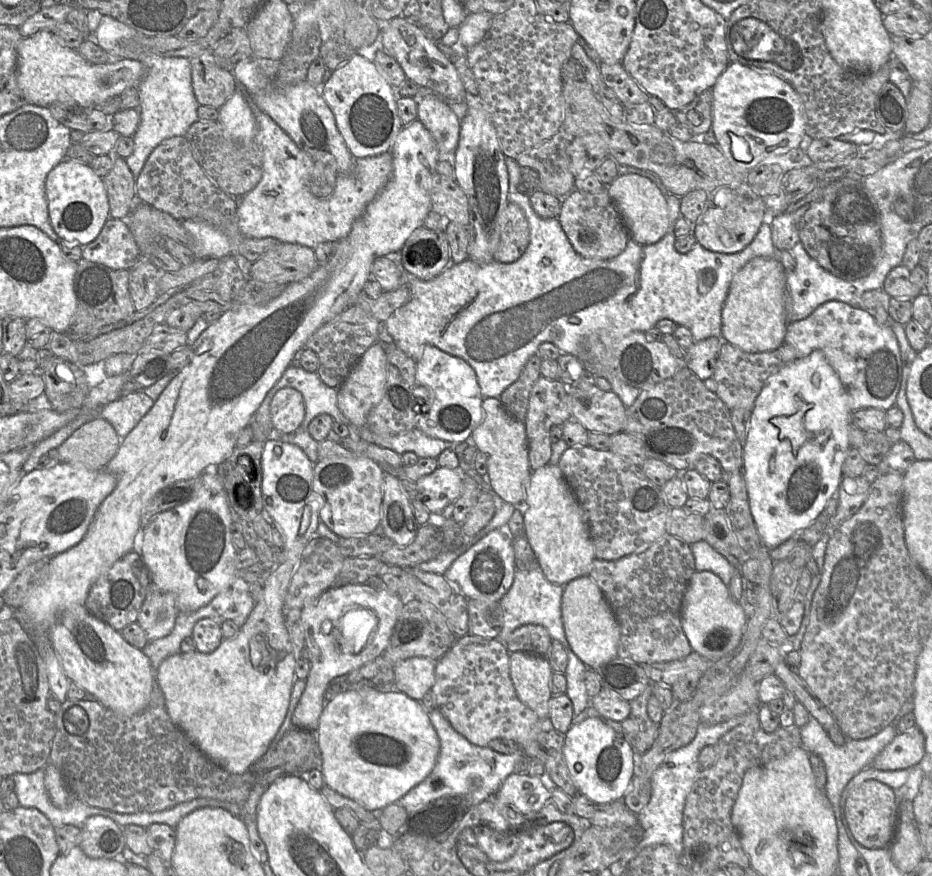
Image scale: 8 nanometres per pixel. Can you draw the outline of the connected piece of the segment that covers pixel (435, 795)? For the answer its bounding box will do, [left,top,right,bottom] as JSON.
[398,708,523,814]

